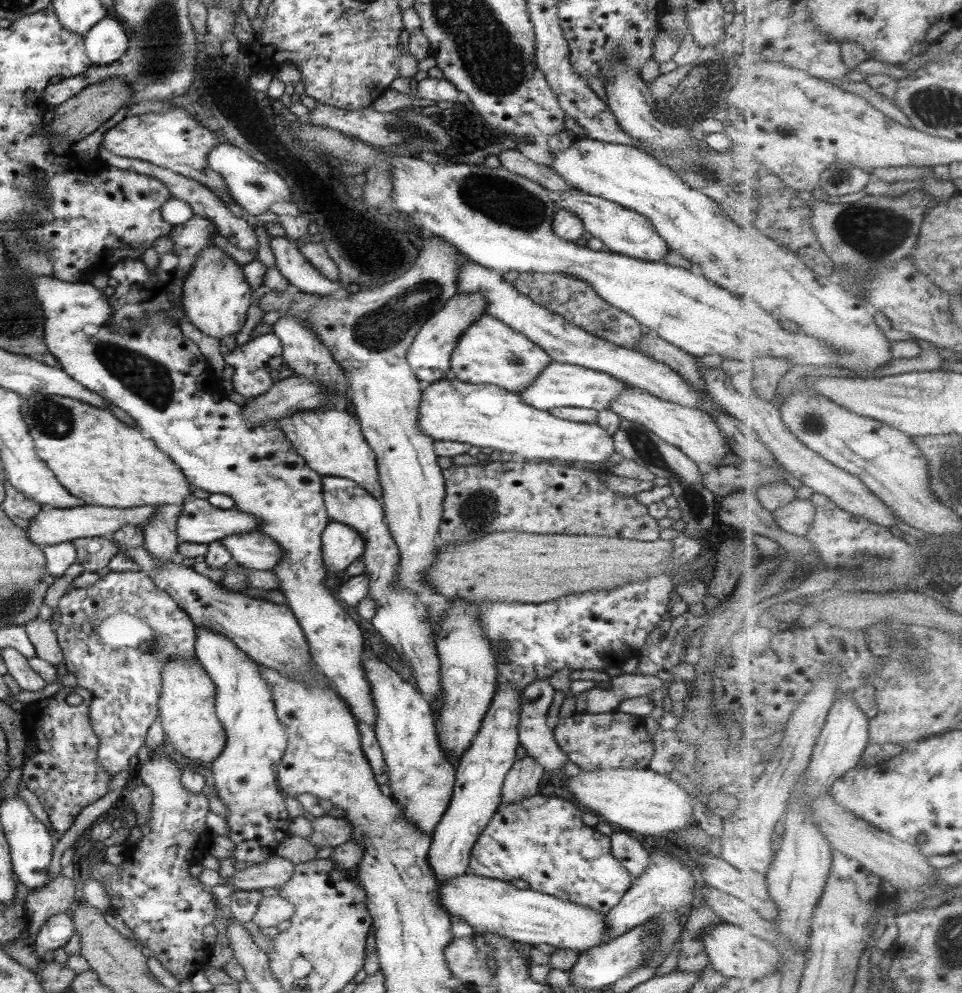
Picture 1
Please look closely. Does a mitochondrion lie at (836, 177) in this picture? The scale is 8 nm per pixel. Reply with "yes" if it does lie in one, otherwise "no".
yes

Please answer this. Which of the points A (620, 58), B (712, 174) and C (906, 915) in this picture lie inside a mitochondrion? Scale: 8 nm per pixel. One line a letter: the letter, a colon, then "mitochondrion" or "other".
A: other
B: mitochondrion
C: other

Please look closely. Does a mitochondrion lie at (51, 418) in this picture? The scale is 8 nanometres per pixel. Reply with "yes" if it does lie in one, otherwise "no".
yes

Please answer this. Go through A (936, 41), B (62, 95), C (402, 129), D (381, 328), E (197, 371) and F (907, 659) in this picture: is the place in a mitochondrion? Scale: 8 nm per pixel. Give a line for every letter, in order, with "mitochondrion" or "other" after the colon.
A: other
B: other
C: mitochondrion
D: mitochondrion
E: other
F: mitochondrion

